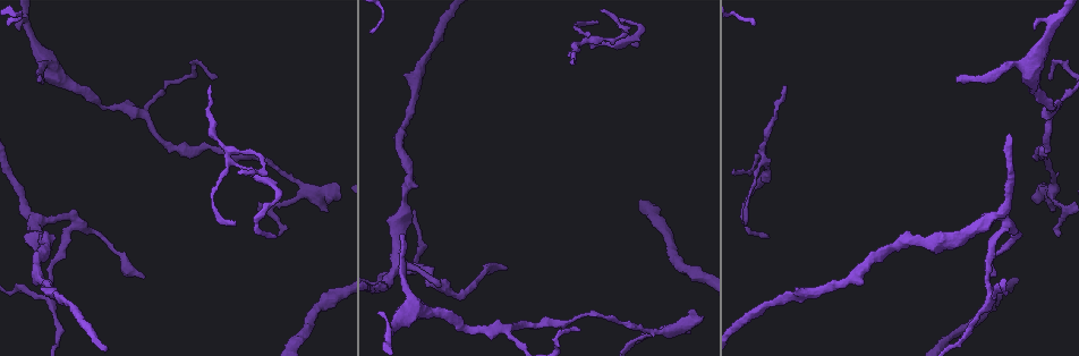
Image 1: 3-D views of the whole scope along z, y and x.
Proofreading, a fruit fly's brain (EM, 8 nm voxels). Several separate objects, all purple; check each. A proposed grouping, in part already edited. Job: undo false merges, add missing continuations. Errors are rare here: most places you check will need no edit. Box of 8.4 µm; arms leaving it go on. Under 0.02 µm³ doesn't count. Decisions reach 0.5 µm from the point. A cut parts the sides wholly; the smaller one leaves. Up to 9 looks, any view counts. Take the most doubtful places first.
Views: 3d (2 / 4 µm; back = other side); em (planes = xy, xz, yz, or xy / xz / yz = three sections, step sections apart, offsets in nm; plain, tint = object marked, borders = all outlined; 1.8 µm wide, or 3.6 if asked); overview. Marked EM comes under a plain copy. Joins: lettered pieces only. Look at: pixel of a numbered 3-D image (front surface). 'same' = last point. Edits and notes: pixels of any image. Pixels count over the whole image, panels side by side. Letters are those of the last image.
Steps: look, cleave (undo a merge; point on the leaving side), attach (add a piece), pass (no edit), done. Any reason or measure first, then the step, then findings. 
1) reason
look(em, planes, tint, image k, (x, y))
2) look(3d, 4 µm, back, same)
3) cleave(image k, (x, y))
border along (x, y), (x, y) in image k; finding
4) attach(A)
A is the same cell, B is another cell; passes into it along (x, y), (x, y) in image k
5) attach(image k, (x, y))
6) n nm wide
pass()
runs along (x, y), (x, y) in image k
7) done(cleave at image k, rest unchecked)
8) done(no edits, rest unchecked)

a fork
look(em, xy, step 8, tint, image 1, (436, 281))

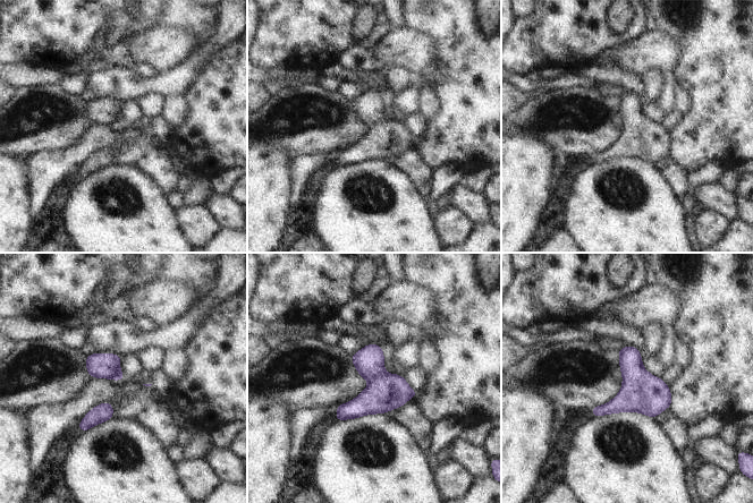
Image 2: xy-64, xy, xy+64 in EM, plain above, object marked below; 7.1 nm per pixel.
another direction
look(em, planes, borders, same)

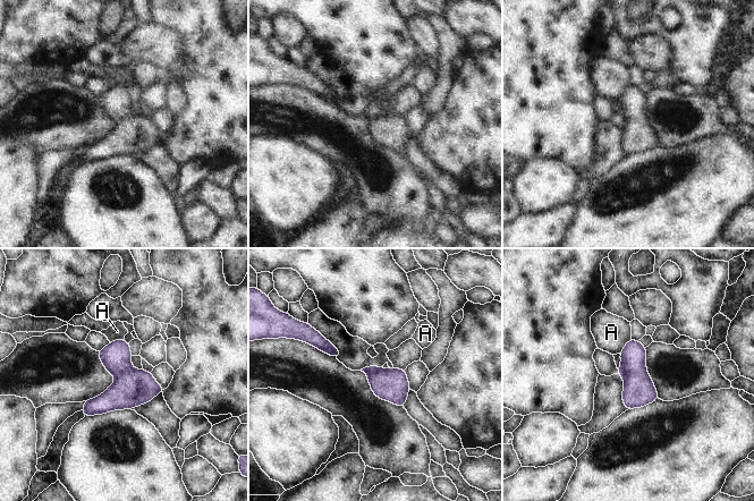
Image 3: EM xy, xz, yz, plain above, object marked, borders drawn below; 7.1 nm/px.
A touches over 140 nm
pass()
A is another cell; border along (630, 339), (619, 354) in image 3; continuous, no second neuron

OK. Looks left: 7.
look(em, xz, step 8, tint, image 1, (48, 300))

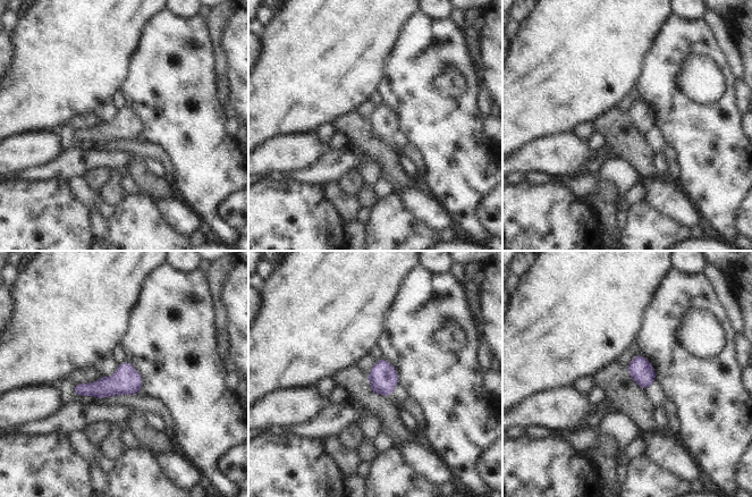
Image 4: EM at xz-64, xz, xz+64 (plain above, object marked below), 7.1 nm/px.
look(em, xy, step 16, borders, same)

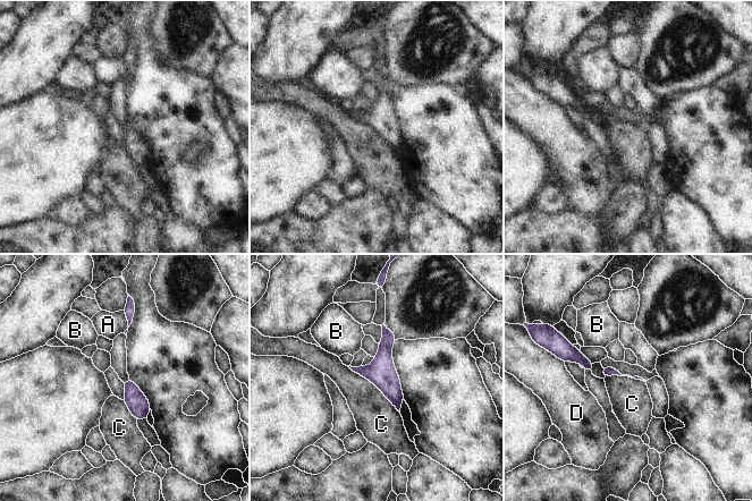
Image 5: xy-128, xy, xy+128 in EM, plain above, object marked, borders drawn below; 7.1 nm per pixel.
30 nm wide
pass()
A, B, C and D are other cells; runs along (386, 330), (386, 379), (398, 405) in image 5; one neuron here

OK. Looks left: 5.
branch stops here
look(em, planes, borders, image 1, (693, 308))

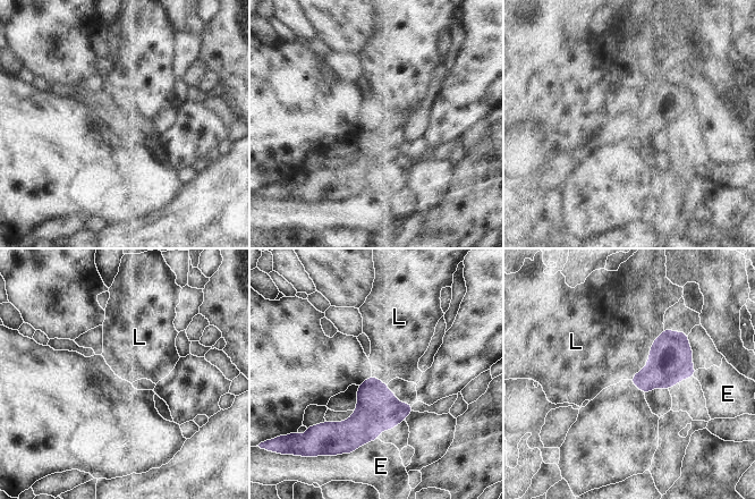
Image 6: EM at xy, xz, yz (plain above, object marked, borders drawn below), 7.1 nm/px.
pass()
E and L are other cells; border along (663, 329), (647, 363), (630, 379) in image 6; none of them fits

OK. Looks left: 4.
look(em, yz, step 4, tint, image 1, (210, 87))

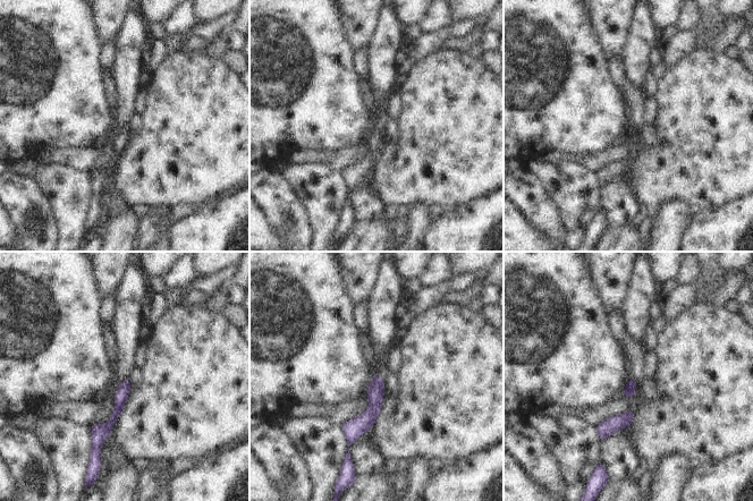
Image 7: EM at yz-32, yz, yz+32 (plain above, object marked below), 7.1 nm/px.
look(em, planes, borders, same)

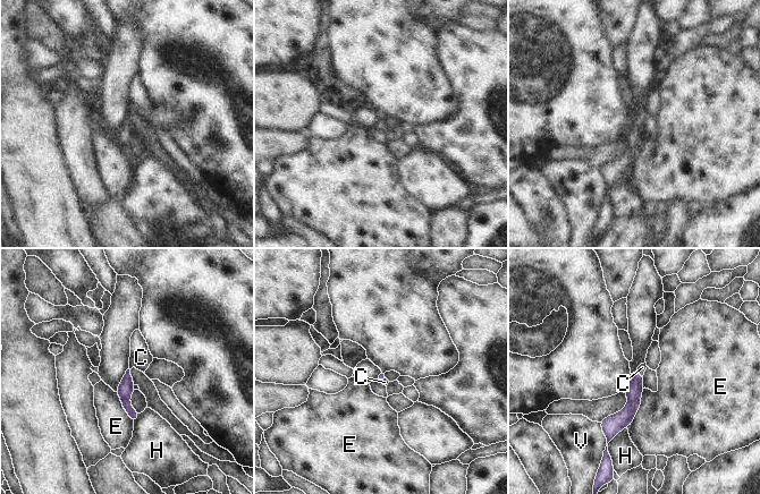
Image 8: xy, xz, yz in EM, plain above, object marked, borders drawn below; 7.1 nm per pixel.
attach(C)
C is the same cell, E, H and V are other cells; passes into it along (634, 389), (638, 373), (642, 367) in image 8; the neuron continues

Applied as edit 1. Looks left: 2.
done(attach at image 8, rest unchecked)

